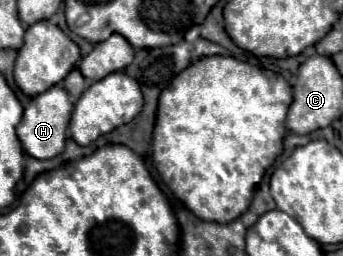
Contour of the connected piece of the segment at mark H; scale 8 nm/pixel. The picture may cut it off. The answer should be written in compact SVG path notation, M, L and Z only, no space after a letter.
M55 85L49 91L33 97L23 113L21 123L17 125L17 137L23 143L25 153L29 153L35 159L53 159L59 153L63 153L71 113L73 113L73 103L69 101L67 91L61 85Z

